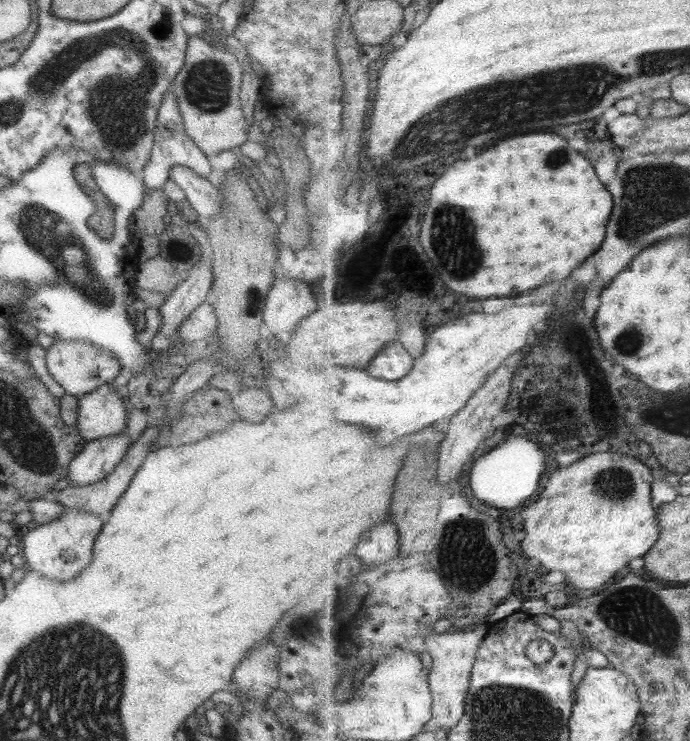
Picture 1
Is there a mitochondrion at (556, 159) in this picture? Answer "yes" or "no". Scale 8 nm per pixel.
yes

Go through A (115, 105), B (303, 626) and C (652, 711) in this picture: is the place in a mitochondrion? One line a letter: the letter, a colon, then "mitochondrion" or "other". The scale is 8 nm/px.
A: mitochondrion
B: other
C: other

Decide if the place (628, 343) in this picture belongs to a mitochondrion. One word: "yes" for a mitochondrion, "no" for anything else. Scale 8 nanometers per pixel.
yes

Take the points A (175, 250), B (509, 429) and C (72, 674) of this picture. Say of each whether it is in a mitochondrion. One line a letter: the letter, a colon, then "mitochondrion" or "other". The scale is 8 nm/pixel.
A: other
B: other
C: mitochondrion

